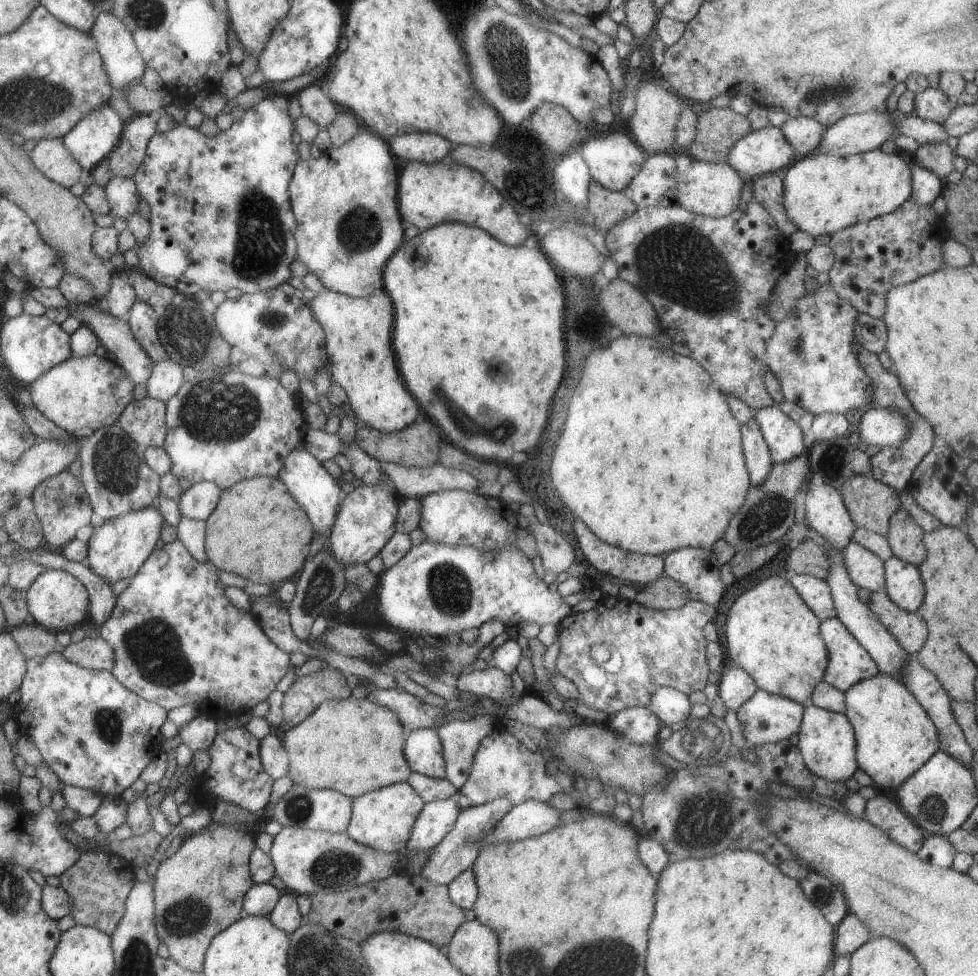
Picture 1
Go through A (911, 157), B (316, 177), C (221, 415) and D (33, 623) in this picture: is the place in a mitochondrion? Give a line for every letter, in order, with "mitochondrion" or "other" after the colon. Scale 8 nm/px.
A: other
B: other
C: mitochondrion
D: other

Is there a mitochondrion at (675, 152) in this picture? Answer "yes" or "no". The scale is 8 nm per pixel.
no

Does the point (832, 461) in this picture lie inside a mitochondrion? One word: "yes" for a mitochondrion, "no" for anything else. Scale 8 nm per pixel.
yes

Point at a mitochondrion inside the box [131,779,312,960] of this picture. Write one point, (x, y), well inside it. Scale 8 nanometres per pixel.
(181, 919)

